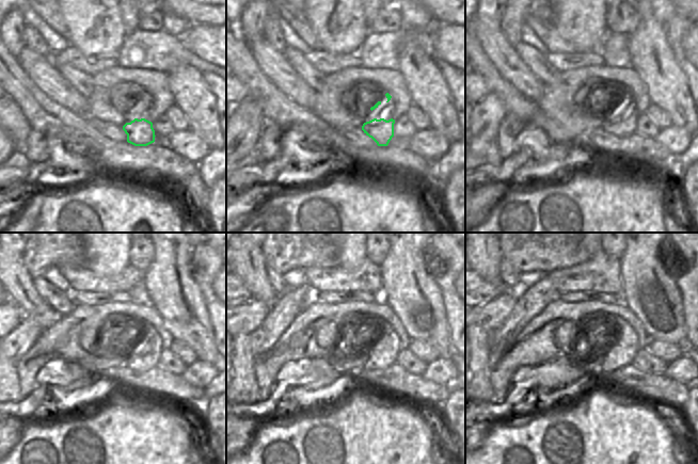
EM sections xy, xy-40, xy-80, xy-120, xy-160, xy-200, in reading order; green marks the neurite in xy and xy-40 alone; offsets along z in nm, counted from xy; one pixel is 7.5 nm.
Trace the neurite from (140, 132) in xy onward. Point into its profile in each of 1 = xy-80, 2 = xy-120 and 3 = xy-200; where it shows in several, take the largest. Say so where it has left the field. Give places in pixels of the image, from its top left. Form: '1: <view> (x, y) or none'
1: xy-80 (622, 127)
2: xy-120 (145, 353)
3: xy-200 (620, 350)

